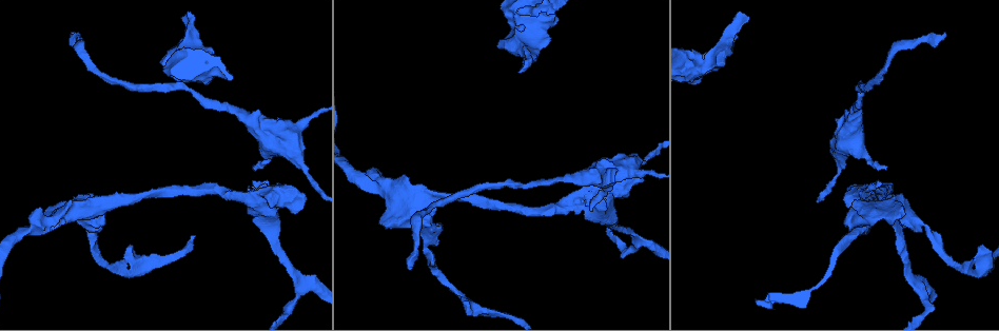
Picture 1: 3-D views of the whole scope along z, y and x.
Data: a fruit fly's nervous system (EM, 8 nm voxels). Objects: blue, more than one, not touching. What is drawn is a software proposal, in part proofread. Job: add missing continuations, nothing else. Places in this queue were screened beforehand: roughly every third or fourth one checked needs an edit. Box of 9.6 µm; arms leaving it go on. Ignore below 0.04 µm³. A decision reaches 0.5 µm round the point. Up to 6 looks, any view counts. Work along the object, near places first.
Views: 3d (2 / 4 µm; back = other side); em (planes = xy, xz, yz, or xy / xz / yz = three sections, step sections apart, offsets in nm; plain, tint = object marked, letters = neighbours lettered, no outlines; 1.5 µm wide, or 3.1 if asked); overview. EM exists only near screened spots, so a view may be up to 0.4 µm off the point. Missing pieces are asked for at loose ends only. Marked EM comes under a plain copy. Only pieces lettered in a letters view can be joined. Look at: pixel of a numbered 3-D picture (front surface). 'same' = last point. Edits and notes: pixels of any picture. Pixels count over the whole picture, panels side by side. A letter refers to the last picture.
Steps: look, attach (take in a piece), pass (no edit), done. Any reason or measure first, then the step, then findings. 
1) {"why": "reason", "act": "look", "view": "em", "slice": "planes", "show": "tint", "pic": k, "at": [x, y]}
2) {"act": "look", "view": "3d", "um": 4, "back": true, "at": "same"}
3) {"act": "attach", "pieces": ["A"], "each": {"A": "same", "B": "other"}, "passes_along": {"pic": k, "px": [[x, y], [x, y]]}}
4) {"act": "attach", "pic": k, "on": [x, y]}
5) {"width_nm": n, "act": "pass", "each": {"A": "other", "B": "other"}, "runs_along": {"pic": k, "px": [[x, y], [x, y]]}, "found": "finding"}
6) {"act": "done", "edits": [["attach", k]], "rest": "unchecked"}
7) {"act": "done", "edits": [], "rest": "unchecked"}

{"why": "an open end", "act": "look", "view": "3d", "um": 2, "pic": 1, "at": [71, 34]}

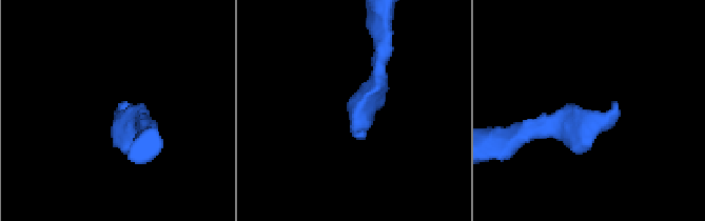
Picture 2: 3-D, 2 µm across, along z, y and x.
{"act": "look", "view": "em", "slice": "planes", "show": "letters", "pic": 2, "at": [618, 105]}

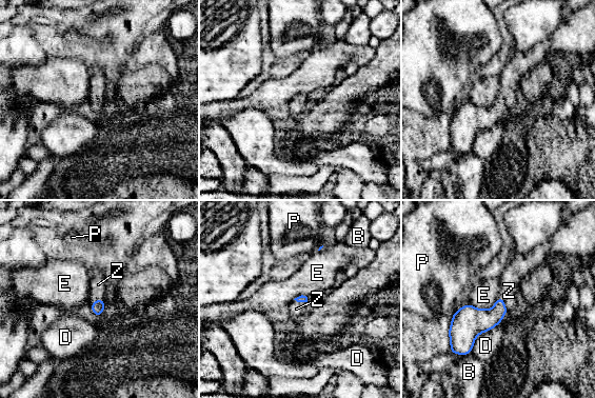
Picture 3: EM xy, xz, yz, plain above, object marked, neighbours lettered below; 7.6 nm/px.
{"act": "attach", "pieces": ["Z"], "each": {"B": "other", "D": "other", "E": "other", "P": "other", "Z": "same"}, "passes_along": {"pic": 3, "px": [[476, 321], [503, 303], [509, 291]]}, "found": "it goes on there"}

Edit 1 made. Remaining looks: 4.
{"why": "thick end", "act": "look", "view": "3d", "um": 2, "pic": 1, "at": [899, 216]}

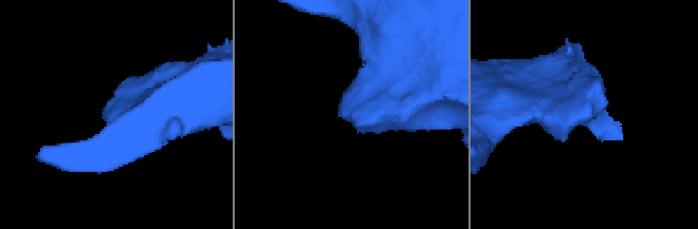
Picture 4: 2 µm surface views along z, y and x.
{"why": "now the EM", "act": "look", "view": "em", "slice": "planes", "show": "letters", "pic": 4, "at": [590, 114]}

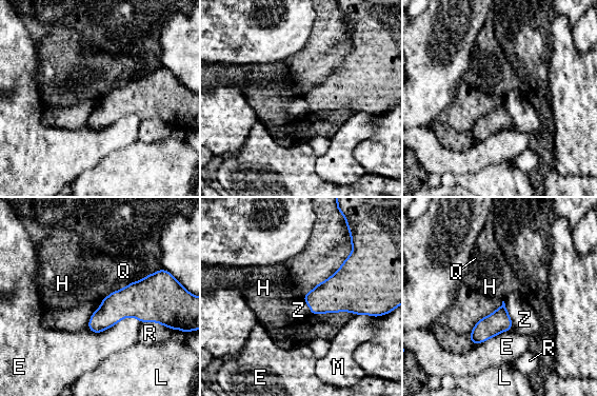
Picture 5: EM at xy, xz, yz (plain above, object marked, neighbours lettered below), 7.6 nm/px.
{"act": "pass", "each": {"E": "other", "H": "other", "L": "other", "M": "other", "Q": "other", "R": "other", "Z": "other"}, "border": {"pic": 5, "px": [[503, 301], [511, 319], [511, 329]]}, "found": "none of them fits"}

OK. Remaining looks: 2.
{"why": "an open end", "act": "look", "view": "3d", "um": 4, "pic": 1, "at": [294, 211]}

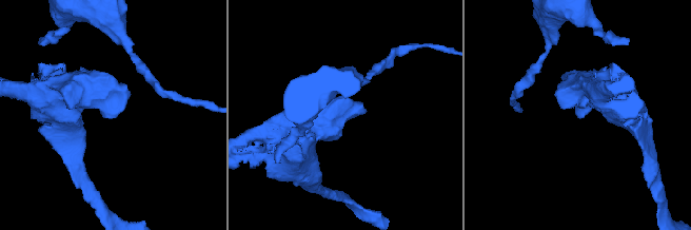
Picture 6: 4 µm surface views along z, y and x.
{"act": "look", "view": "em", "slice": "xy", "step": 4, "show": "letters", "pic": 6, "at": [111, 117]}

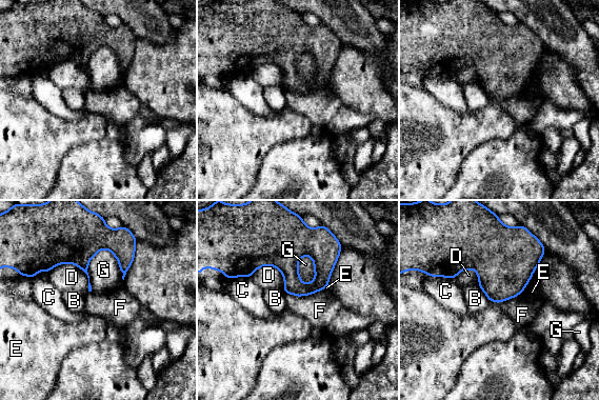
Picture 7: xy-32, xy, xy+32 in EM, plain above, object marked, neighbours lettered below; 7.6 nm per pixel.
{"act": "pass", "each": {"B": "other", "C": "other", "D": "other", "E": "other", "F": "other", "G": "other"}, "border": {"pic": 7, "px": [[537, 266], [530, 281], [519, 294]]}, "found": "no lettered piece goes on from it"}

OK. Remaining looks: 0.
{"act": "done", "edits": [["attach", 3]], "rest": "unchecked"}

